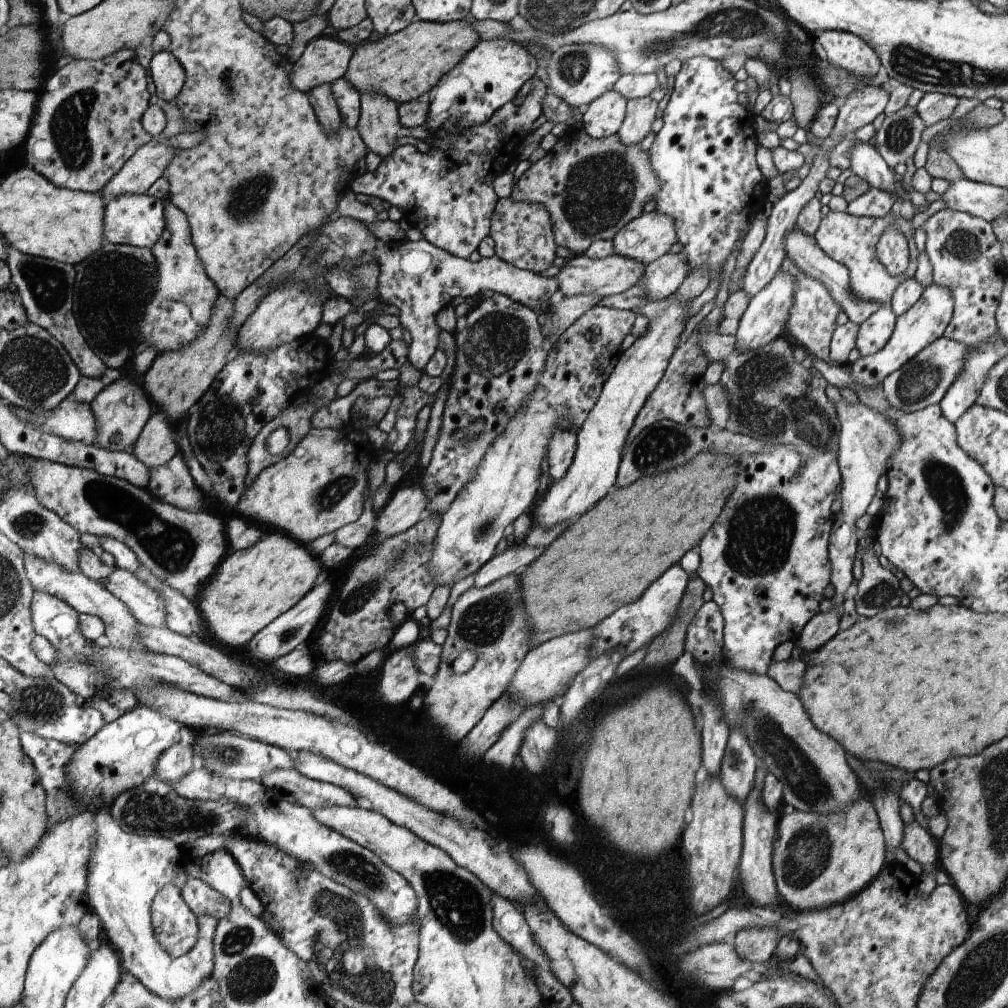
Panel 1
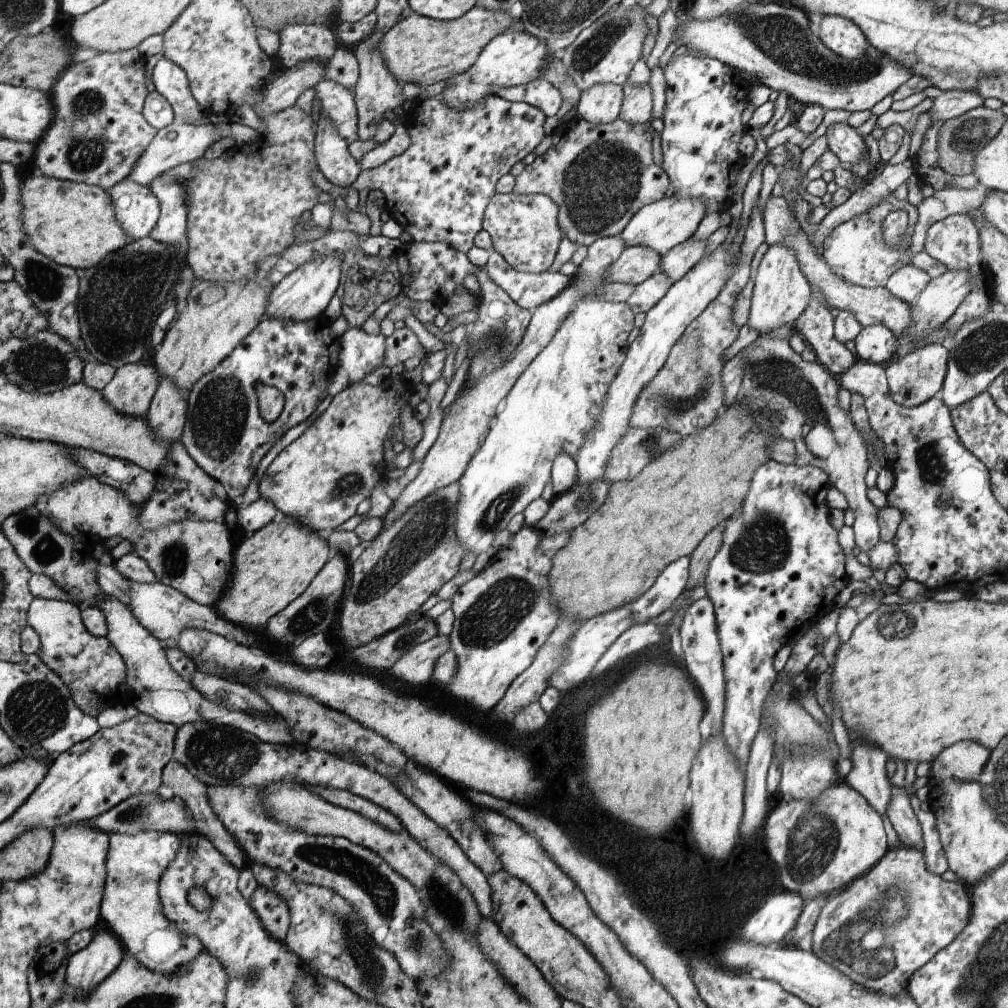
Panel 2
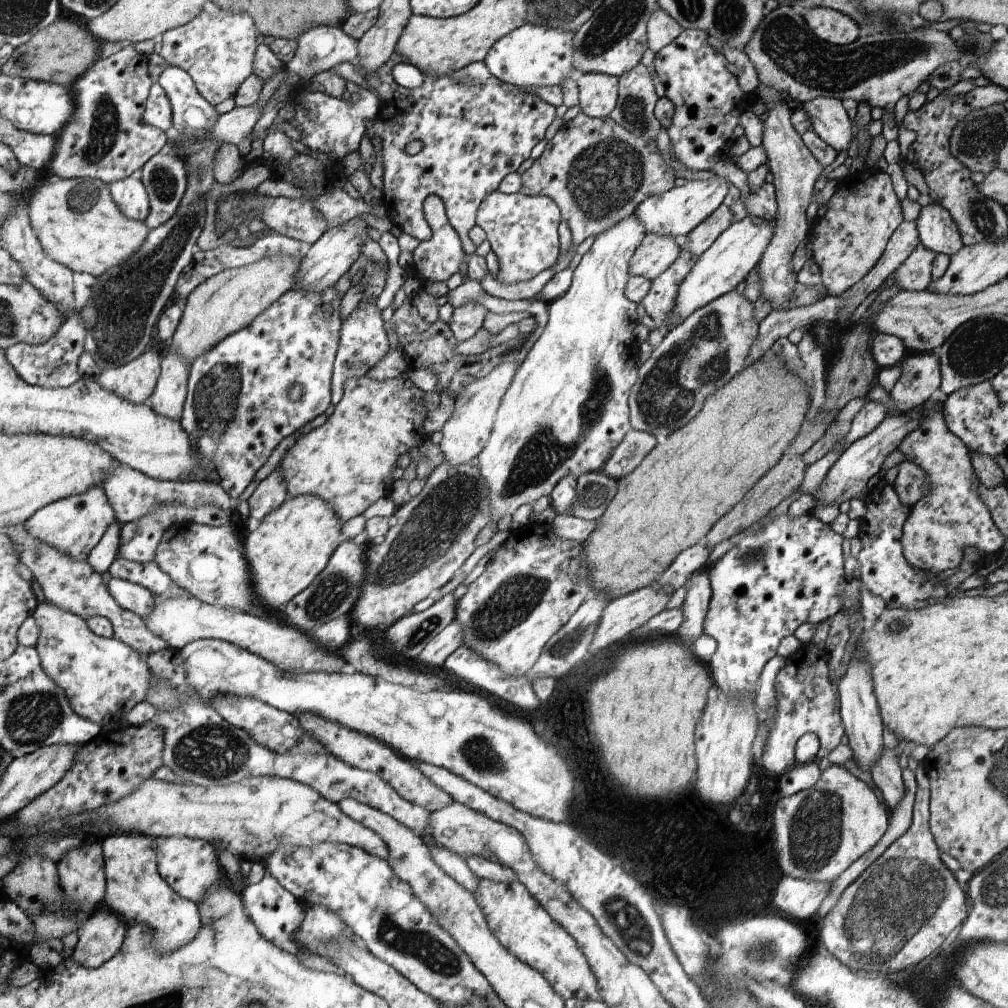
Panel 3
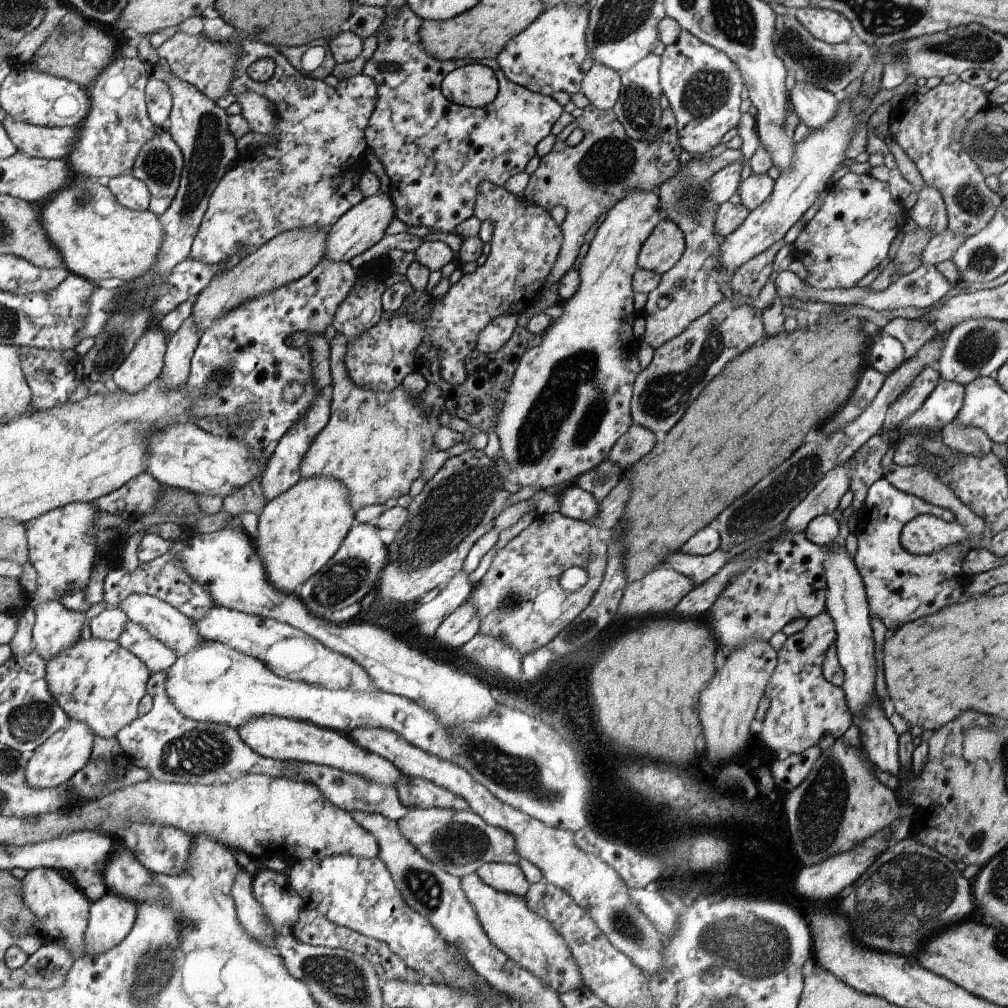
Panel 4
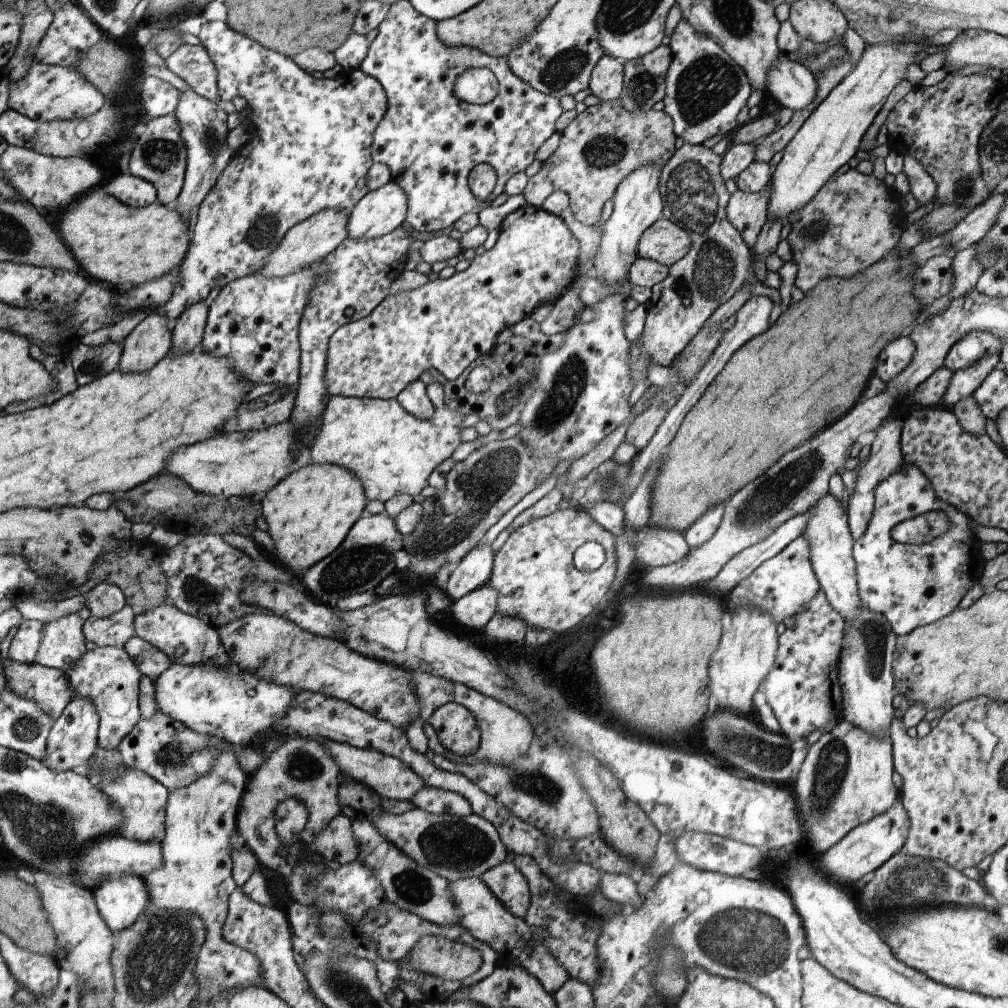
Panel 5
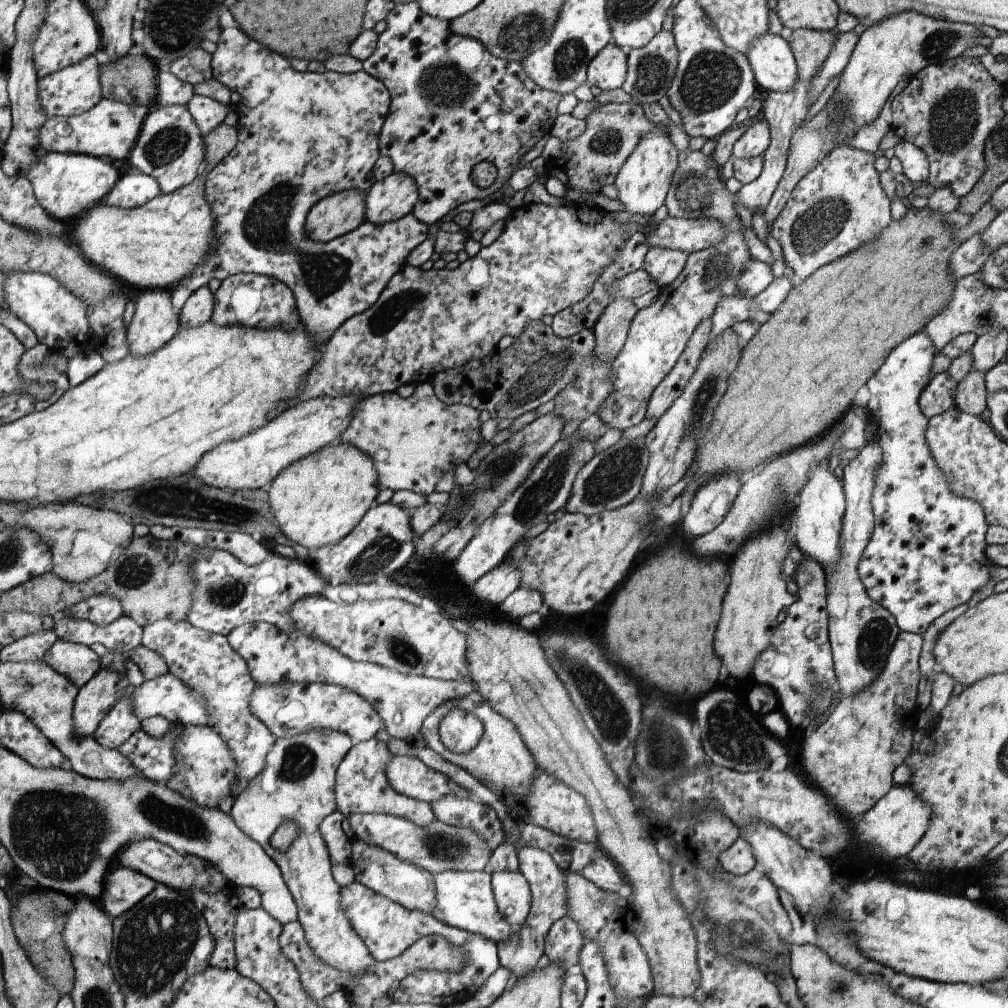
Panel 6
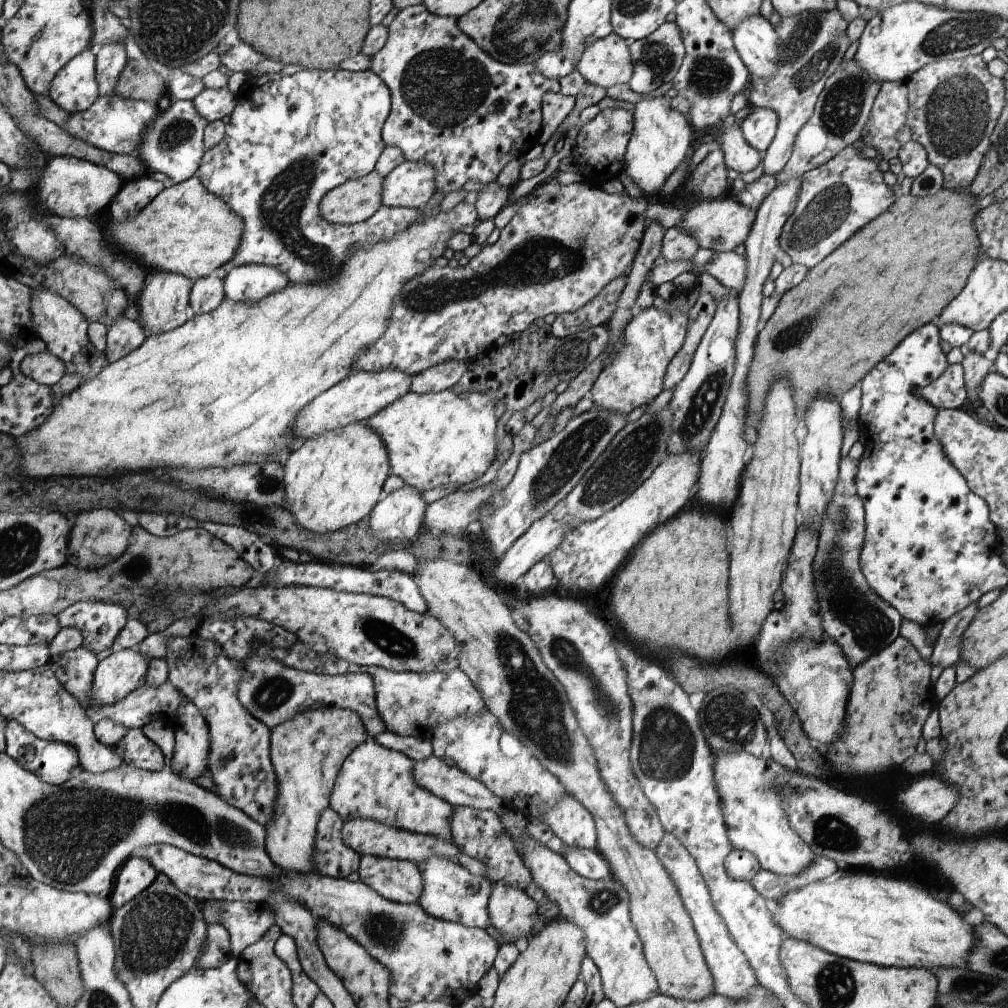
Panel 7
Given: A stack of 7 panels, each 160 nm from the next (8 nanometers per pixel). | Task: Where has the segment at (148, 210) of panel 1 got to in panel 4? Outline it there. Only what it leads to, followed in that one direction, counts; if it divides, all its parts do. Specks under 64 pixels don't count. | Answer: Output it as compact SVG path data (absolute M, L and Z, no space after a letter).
M120 175L106 181L106 185L115 194L115 199L119 200L124 207L136 212L150 210L151 192L147 184L134 175Z

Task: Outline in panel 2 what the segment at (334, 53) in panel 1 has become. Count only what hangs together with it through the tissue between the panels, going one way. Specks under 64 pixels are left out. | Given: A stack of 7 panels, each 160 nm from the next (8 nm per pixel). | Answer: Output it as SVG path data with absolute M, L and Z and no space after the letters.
M329 60L324 62L298 62L286 69L264 90L264 98L256 102L258 116L268 116L295 106L296 101L306 90L315 88L324 79L324 70Z

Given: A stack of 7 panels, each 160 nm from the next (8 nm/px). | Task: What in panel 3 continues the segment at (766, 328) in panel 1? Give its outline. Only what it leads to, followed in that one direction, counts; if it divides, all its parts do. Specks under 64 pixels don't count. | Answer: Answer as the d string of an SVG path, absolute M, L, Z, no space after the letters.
M760 80L753 92L758 96L758 100L766 103L767 106L767 111L762 117L764 134L761 146L767 154L766 163L774 176L773 185L778 206L774 236L759 260L759 275L762 283L761 291L774 304L773 310L780 311L790 309L789 306L793 301L797 280L791 269L791 260L798 246L808 238L809 222L806 219L806 208L810 204L814 184L825 166L820 166L818 160L810 154L810 150L804 144L801 134L794 130L790 120L792 110L786 101L780 98L780 92Z

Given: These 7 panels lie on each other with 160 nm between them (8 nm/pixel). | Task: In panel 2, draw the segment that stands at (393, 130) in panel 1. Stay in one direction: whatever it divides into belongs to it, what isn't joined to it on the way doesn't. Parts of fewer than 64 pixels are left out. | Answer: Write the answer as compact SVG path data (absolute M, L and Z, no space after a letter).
M376 27L376 30L366 40L362 40L356 48L355 56L360 69L358 82L352 90L356 93L355 100L359 107L359 136L361 140L374 138L381 122L385 119L384 114L390 109L405 104L403 85L396 82L396 78L392 76L391 70L388 70L388 66L382 58L382 52L378 50L378 44L386 32L387 30L380 30Z

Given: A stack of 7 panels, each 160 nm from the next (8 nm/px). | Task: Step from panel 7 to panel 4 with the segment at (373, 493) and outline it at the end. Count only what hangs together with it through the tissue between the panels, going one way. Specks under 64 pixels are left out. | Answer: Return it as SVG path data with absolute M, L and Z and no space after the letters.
M318 476L318 478L301 479L288 492L280 494L278 498L270 500L265 505L258 518L258 532L256 532L256 550L264 564L268 580L286 594L296 593L299 586L319 573L325 565L339 552L342 540L351 533L350 526L354 522L354 510L350 506L348 488L342 486L340 480Z

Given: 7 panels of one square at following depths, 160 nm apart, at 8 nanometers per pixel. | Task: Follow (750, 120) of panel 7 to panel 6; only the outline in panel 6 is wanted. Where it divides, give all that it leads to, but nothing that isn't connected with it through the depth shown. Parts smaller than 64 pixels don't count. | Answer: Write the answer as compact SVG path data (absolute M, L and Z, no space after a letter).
M766 119L756 120L735 142L732 158L741 159L763 156L770 143L769 122Z

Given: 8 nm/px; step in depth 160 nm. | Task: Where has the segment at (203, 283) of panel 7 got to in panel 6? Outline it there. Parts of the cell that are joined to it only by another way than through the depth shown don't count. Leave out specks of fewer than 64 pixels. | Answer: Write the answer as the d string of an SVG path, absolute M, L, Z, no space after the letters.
M208 285L196 289L186 300L179 314L181 328L200 326L211 320L212 306L216 305L216 298L212 296Z

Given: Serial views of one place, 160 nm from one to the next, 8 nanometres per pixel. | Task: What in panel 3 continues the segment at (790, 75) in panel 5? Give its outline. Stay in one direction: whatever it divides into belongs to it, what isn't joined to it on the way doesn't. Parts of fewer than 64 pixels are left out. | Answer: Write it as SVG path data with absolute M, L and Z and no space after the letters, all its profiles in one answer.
M815 98L803 106L812 120L812 130L837 153L848 150L855 139L852 122L842 104L834 98Z

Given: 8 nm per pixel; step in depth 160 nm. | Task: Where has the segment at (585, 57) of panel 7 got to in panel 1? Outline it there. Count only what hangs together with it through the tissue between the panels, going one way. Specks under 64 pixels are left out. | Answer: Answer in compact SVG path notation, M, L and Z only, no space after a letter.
M610 91L583 109L583 126L591 138L600 140L619 132L626 116L627 100L618 92Z

